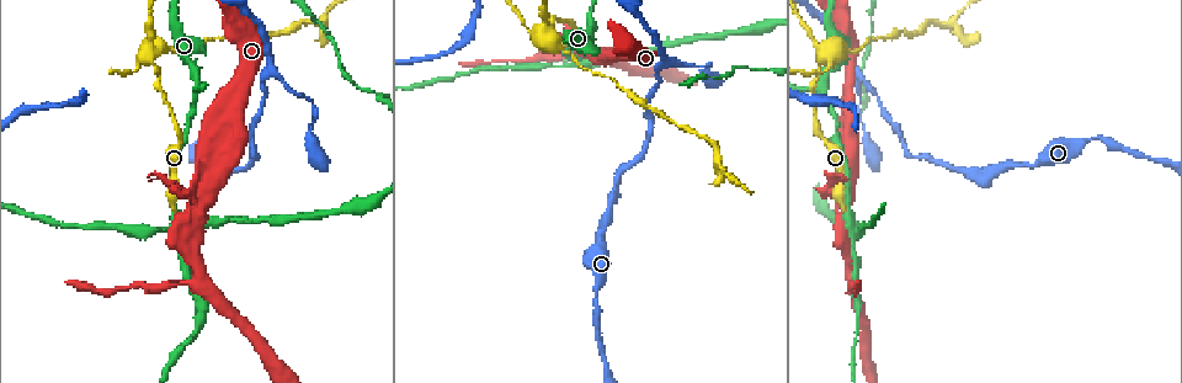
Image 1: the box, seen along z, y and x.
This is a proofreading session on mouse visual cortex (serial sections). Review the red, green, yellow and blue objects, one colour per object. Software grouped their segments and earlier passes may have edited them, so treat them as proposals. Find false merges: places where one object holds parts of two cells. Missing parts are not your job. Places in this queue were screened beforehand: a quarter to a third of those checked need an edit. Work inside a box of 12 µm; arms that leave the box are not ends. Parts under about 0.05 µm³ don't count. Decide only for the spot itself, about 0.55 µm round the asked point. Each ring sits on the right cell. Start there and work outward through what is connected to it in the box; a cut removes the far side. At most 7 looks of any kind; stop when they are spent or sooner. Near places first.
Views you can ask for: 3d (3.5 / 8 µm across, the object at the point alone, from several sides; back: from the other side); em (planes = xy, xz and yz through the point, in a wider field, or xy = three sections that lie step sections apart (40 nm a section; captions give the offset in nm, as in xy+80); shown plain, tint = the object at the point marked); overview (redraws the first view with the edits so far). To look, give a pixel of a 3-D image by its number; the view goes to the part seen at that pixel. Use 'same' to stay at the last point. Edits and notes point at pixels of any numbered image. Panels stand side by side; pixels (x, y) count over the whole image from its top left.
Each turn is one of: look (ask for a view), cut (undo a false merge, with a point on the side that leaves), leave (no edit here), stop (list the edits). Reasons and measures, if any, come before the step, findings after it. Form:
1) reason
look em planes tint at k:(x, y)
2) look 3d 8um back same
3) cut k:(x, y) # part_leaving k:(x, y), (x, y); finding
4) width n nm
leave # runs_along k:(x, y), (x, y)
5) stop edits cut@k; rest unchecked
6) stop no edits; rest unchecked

three arms meet
look 3d 3.5um at 1:(859, 73)

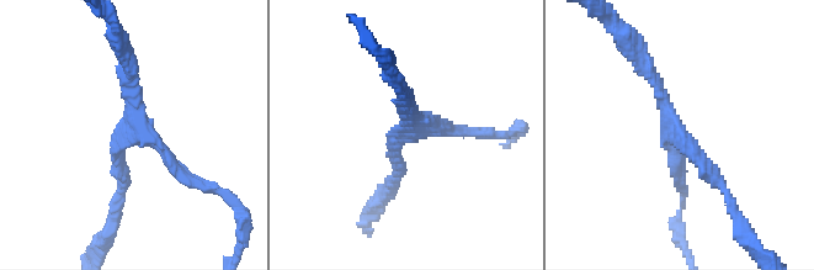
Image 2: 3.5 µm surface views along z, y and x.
look em xy step 2 tint at 2:(682, 139)

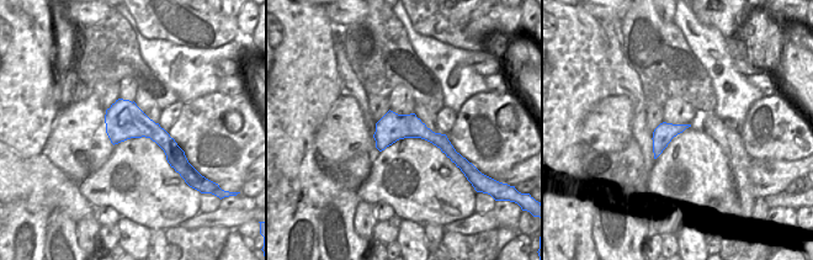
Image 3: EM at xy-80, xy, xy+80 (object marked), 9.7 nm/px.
arms 3; arm_widths 150, 200, 200 nm
leave # runs_along 2:(394, 179), (409, 128), (471, 132); one cell here

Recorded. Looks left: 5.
four arms meet
look 3d 3.5um at 1:(827, 54)

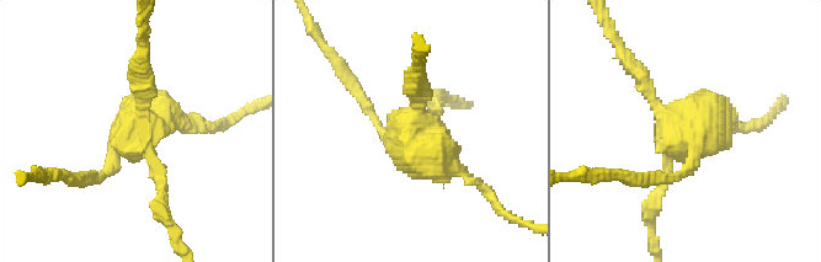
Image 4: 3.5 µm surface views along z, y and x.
arms 4; arm_widths 100, 150, 200, 300 nm
look em planes tint at 4:(134, 133)

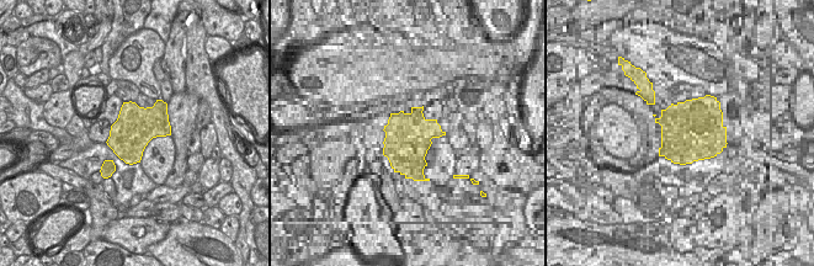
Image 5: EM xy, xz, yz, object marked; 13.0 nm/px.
cut 4:(438, 166) # part_leaving 4:(409, 134), (496, 206); a second cell is stuck on

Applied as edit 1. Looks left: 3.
arms part here
look 3d 3.5um back at 1:(194, 89)

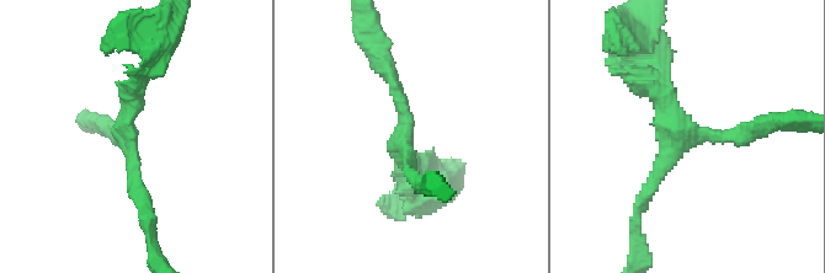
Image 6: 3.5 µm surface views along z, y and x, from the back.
arms 3; arm_widths 150, 200, 300 nm
look em xy step 2 plain at 6:(676, 134)

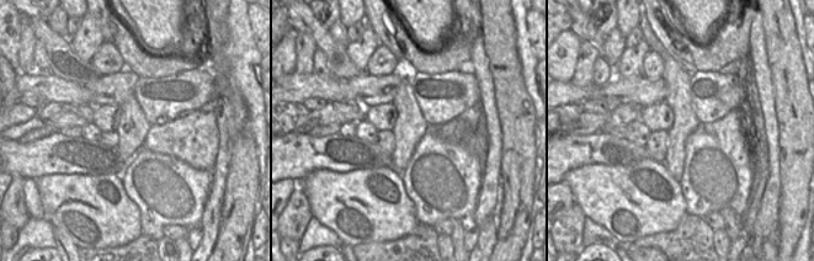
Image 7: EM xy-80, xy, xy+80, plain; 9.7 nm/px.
look em xy step 2 tint same

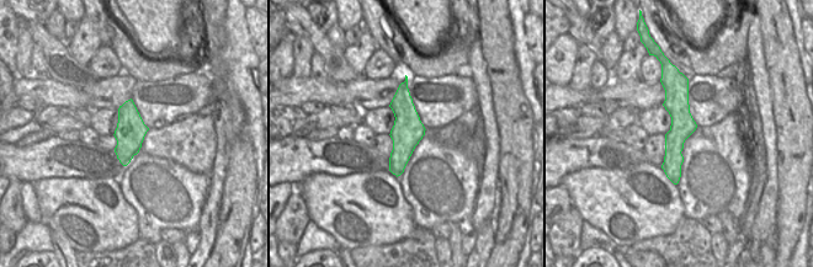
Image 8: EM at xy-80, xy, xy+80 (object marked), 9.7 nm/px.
leave # runs_along 6:(152, 64), (126, 117), (144, 204); all the same cell

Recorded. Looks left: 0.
stop edits cut@4; rest unchecked

